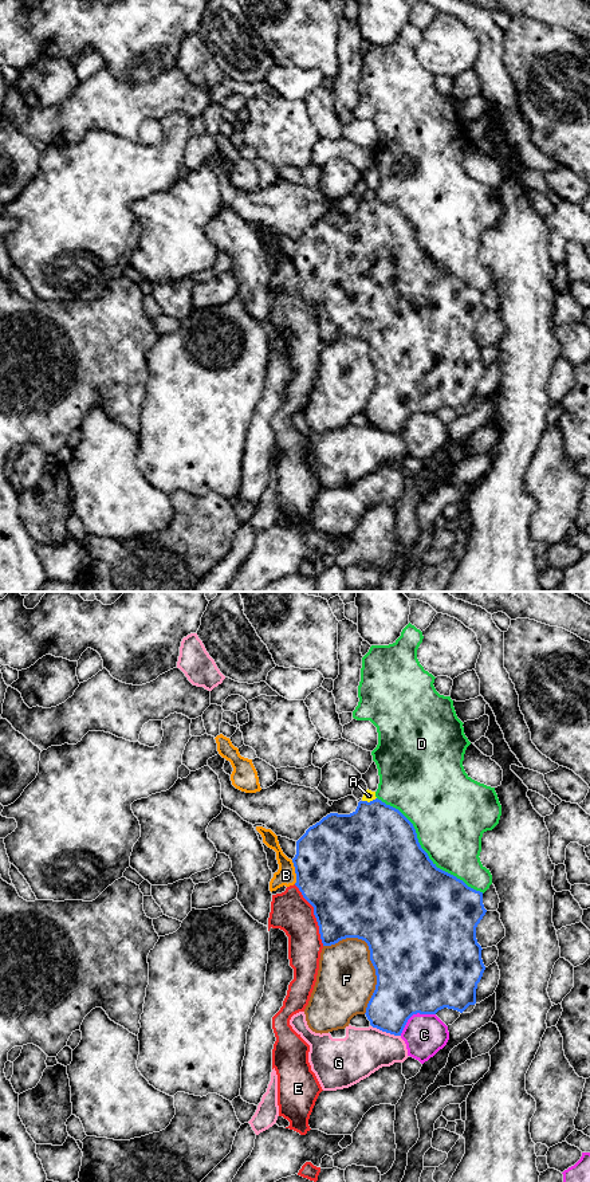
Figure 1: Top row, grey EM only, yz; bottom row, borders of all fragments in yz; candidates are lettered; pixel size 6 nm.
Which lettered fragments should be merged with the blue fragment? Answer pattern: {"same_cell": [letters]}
{"same_cell": []}

